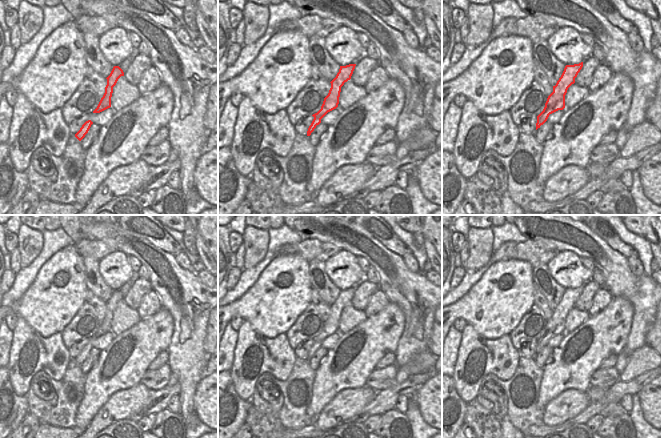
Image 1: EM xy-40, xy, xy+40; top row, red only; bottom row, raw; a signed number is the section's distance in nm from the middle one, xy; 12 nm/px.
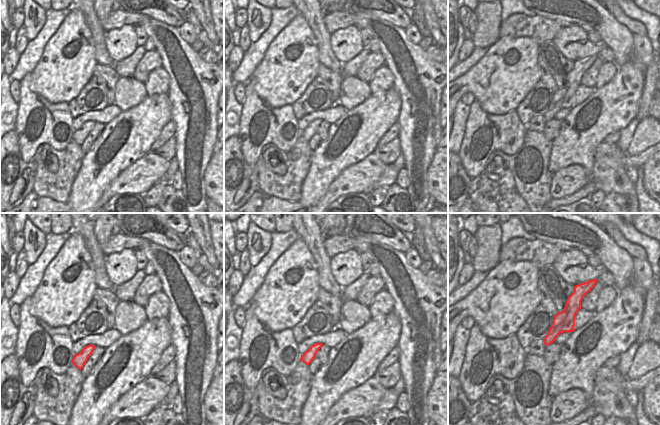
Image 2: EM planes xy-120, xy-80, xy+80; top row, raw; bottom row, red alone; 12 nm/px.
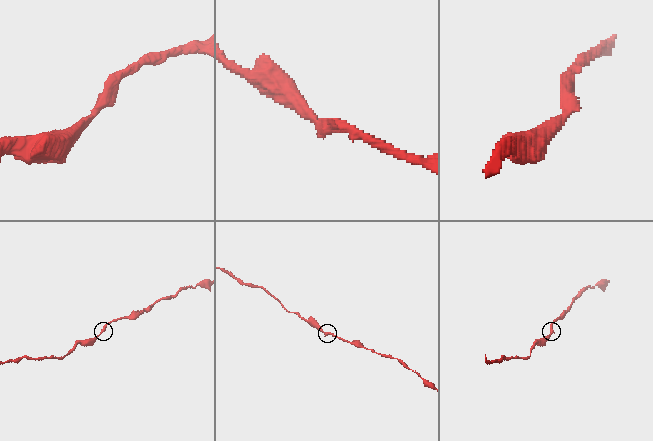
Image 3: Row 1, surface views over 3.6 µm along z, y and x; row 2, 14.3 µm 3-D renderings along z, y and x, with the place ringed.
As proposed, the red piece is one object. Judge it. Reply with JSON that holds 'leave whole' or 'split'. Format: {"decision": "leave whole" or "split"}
{"decision": "leave whole"}

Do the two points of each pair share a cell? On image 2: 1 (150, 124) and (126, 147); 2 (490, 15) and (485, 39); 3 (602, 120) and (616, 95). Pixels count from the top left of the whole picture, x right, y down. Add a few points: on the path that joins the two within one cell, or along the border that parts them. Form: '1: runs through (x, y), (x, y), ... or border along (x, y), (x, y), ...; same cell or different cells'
1: runs through (144, 129), (132, 141); same cell
2: runs through (489, 21), (487, 33); same cell
3: runs through (602, 114), (612, 104), (612, 101); same cell

